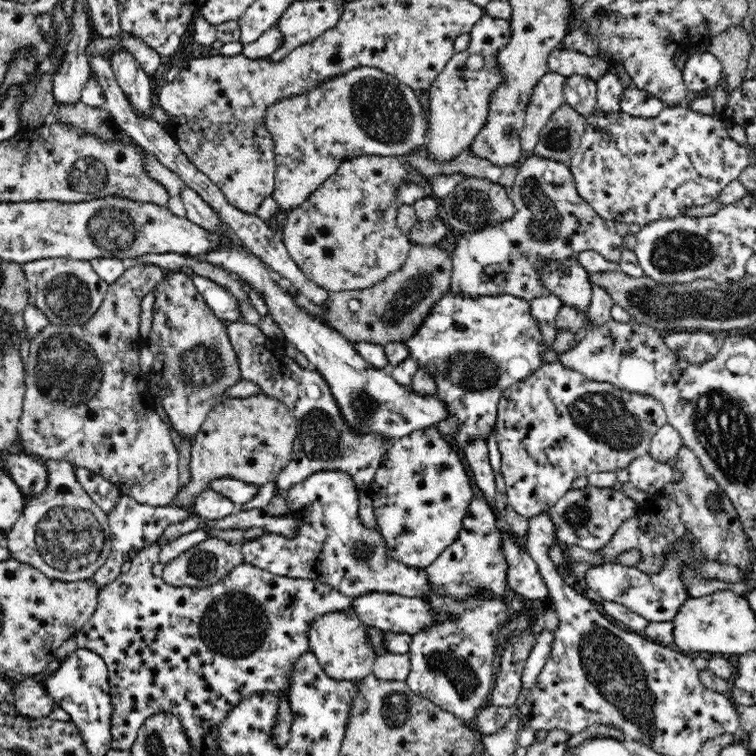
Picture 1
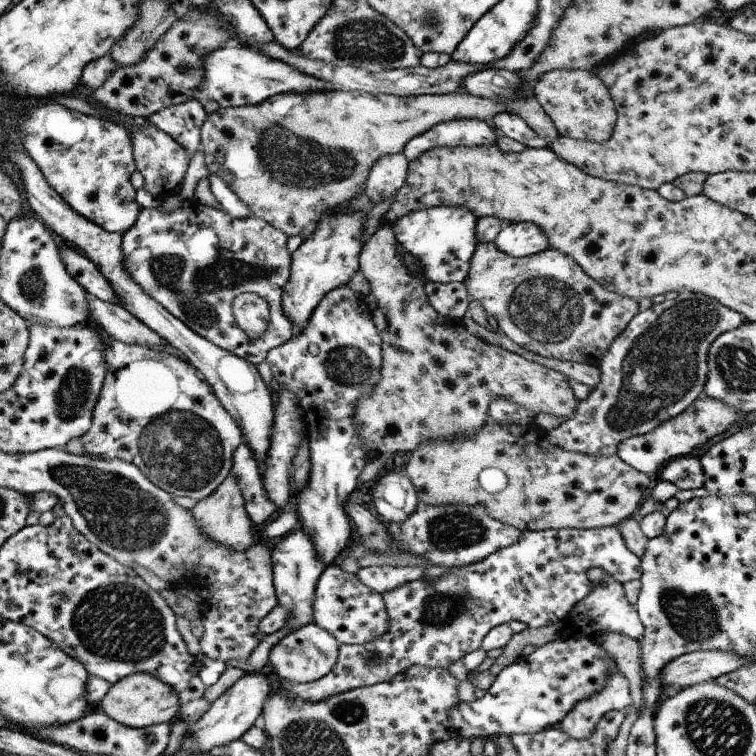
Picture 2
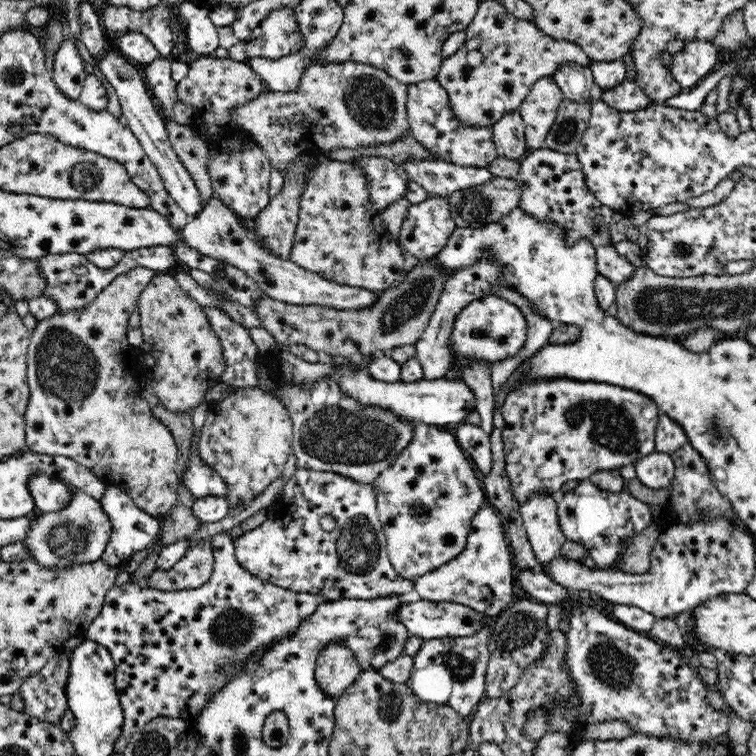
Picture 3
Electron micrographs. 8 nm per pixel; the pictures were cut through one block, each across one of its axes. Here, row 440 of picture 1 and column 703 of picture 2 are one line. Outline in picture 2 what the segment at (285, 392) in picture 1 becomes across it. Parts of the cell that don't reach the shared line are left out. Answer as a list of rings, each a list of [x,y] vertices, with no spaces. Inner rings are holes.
[[[689,291],[680,293],[674,300],[653,304],[648,310],[636,314],[597,362],[601,373],[600,383],[591,390],[586,400],[578,402],[578,408],[572,417],[548,432],[548,441],[566,451],[597,457],[612,456],[616,454],[622,440],[644,436],[666,420],[680,416],[702,395],[708,376],[706,358],[712,342],[724,332],[734,330],[746,322],[748,320],[742,314],[723,306],[715,299]]]

